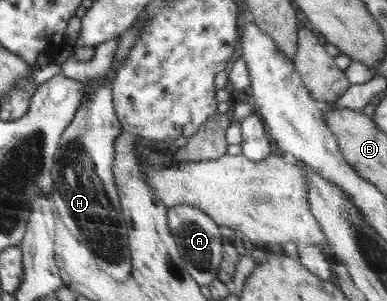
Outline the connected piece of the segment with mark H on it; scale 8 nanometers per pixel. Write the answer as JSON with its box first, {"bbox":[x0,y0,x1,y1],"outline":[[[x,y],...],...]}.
{"bbox":[51,37,132,280],"outline":[[[118,37],[108,40],[94,48],[95,54],[88,62],[70,60],[61,66],[61,73],[65,77],[82,84],[91,84],[92,92],[63,132],[55,164],[51,169],[51,176],[54,178],[51,196],[55,201],[56,217],[76,236],[80,244],[84,244],[92,252],[98,268],[114,280],[126,280],[132,272],[130,233],[112,173],[115,162],[113,144],[122,131],[112,99],[114,79],[110,74],[119,44]]]}

